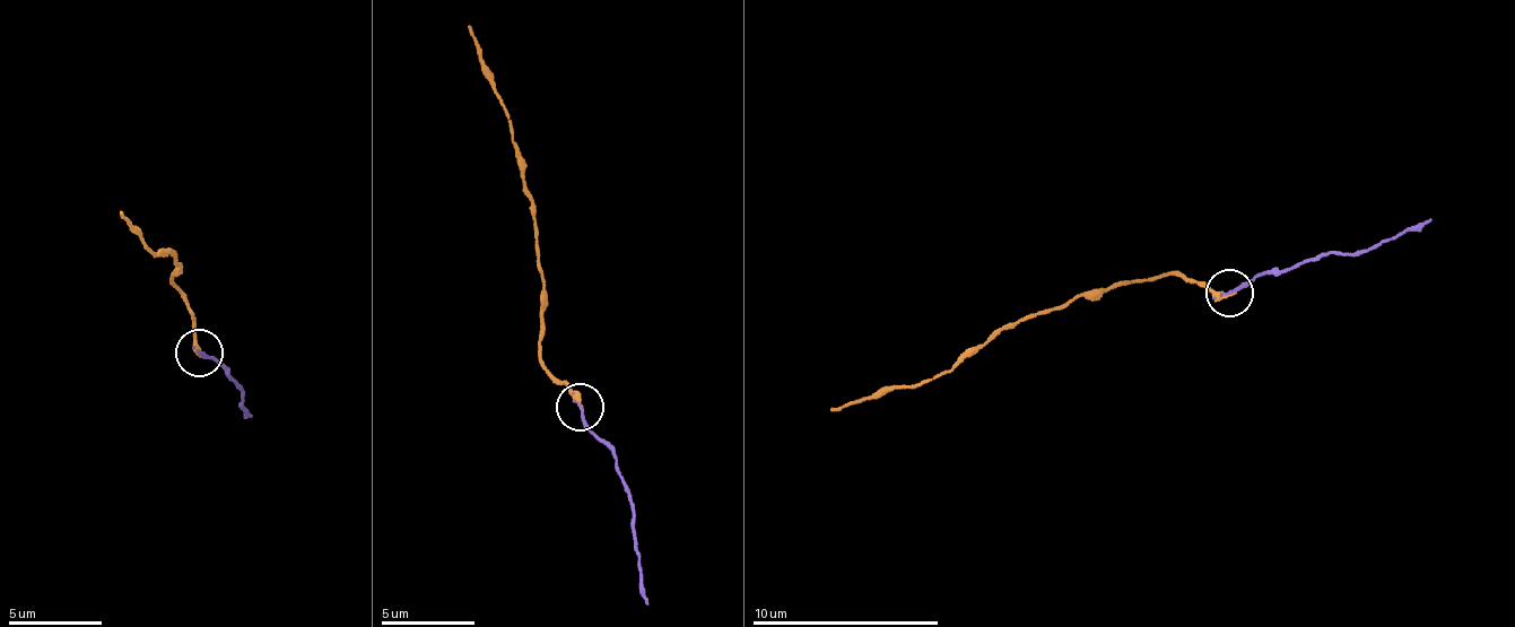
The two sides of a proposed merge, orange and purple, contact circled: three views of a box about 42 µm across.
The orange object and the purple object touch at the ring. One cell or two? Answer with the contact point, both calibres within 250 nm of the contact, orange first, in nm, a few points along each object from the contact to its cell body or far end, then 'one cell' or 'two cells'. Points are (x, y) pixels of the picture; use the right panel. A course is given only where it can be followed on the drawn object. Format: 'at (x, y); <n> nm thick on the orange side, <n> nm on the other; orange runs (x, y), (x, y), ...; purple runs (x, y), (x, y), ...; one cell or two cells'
at (1229, 293); 340 nm thick on the orange side, 170 nm on the other; orange runs (1230, 295), (1166, 275), (1123, 281), (1078, 295), (1062, 307), (1025, 313), (942, 374), (879, 388), (829, 412); purple runs (1230, 295), (1260, 275), (1334, 254), (1367, 252), (1429, 218); two cells

